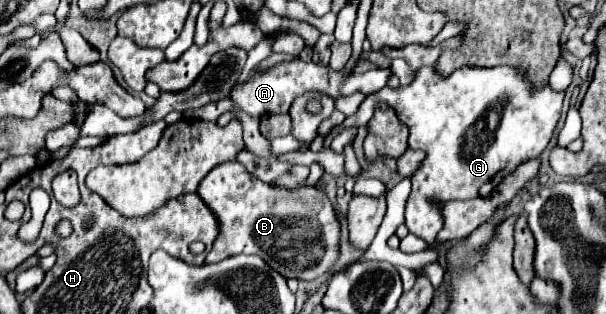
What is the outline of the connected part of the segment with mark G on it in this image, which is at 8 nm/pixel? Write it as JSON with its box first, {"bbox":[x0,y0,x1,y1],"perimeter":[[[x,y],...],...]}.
{"bbox":[323,65,563,243],"perimeter":[[[425,65],[425,67],[421,67],[421,69],[415,71],[415,77],[413,77],[413,81],[411,81],[409,85],[405,85],[405,87],[399,85],[397,89],[383,87],[381,91],[375,91],[375,93],[367,95],[365,101],[363,101],[363,103],[359,105],[359,109],[355,111],[355,115],[347,117],[343,123],[335,125],[335,127],[329,131],[329,135],[325,137],[323,147],[327,149],[327,147],[331,145],[331,141],[333,141],[333,139],[343,131],[343,129],[349,129],[349,127],[355,127],[355,125],[357,125],[357,127],[363,127],[365,123],[369,123],[369,119],[373,117],[373,111],[375,111],[375,107],[377,107],[379,103],[387,103],[387,105],[391,105],[391,107],[399,113],[399,119],[409,127],[409,141],[407,141],[409,149],[421,149],[421,151],[425,151],[425,159],[421,161],[421,165],[417,167],[417,171],[415,171],[413,177],[411,177],[413,189],[411,189],[411,195],[409,195],[409,199],[407,199],[407,207],[405,207],[405,225],[409,227],[409,231],[411,231],[413,235],[425,239],[427,243],[433,243],[435,237],[437,237],[437,233],[439,233],[441,227],[443,227],[443,213],[441,213],[441,207],[439,207],[441,203],[457,201],[457,199],[463,201],[463,199],[489,197],[489,195],[499,187],[501,179],[503,179],[507,173],[511,173],[519,163],[523,163],[523,161],[527,161],[527,159],[533,159],[533,157],[539,157],[539,155],[545,151],[545,147],[549,145],[549,141],[551,141],[551,137],[553,137],[553,133],[555,133],[555,127],[557,127],[557,123],[559,123],[561,103],[563,103],[563,91],[557,93],[557,91],[551,91],[549,87],[539,89],[539,91],[531,91],[531,89],[529,89],[529,83],[527,83],[525,77],[523,77],[523,73],[521,73],[521,71],[515,71],[515,69],[511,69],[511,67],[471,67],[471,65],[463,65],[463,67],[455,69],[449,77],[443,77],[443,75],[435,69],[435,65]]]}

